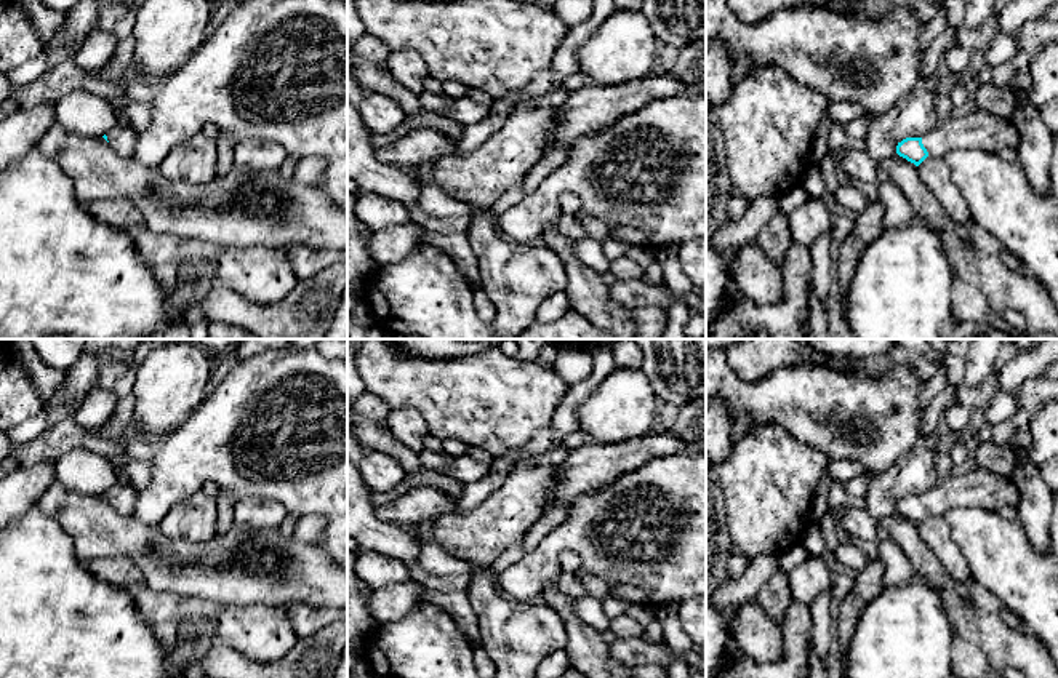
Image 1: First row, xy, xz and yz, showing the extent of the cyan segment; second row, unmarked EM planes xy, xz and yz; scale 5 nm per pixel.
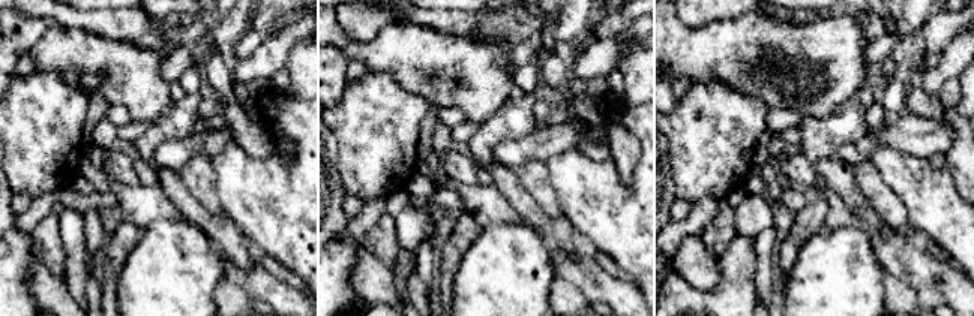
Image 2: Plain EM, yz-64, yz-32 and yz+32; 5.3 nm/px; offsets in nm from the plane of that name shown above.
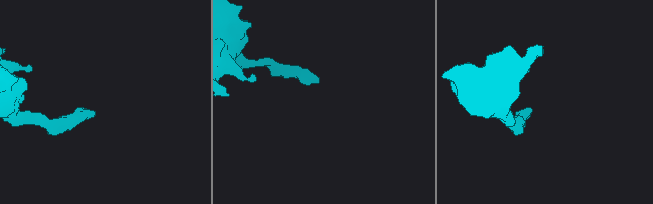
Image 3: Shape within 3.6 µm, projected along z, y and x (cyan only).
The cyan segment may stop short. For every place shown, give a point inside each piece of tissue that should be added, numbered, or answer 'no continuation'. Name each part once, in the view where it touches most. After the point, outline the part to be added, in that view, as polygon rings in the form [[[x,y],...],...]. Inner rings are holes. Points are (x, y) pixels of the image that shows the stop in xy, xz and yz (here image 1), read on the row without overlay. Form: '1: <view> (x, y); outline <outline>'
1: yz (981, 488); outline [[[981,467],[960,477],[948,477],[938,481],[933,488],[922,494],[922,502],[928,510],[928,515],[943,515],[952,507],[981,507],[988,510],[997,510],[1000,505],[1018,505],[1020,491],[1012,477],[1000,477]]]

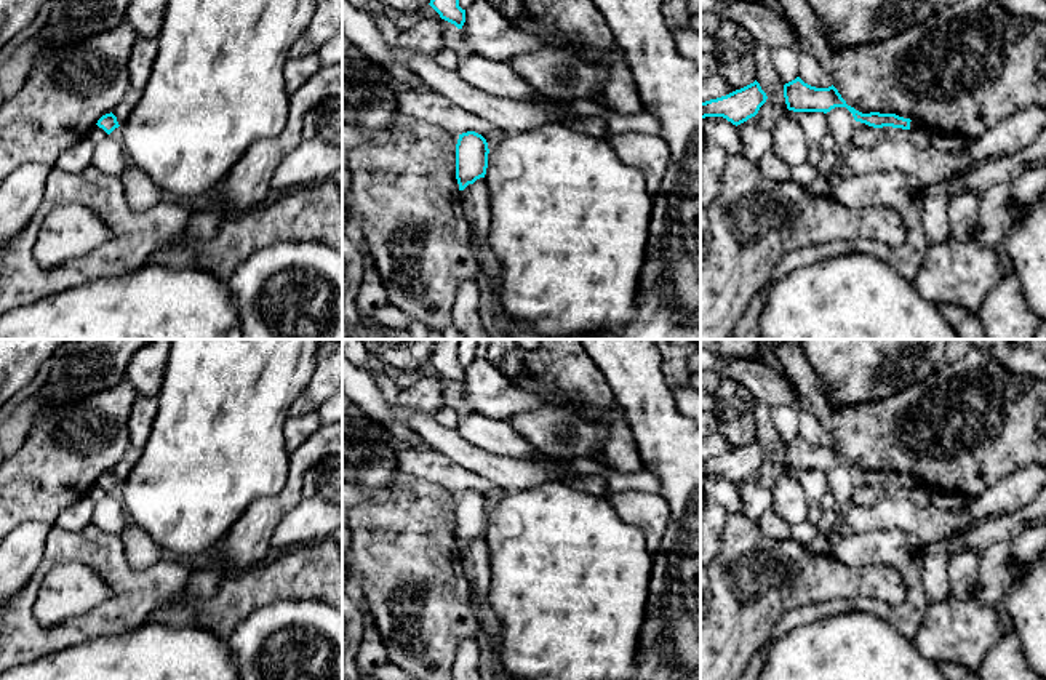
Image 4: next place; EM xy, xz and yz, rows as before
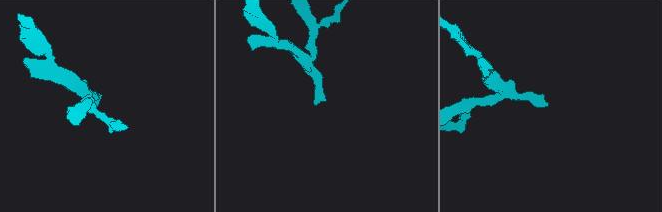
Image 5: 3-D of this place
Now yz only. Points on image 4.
no continuation

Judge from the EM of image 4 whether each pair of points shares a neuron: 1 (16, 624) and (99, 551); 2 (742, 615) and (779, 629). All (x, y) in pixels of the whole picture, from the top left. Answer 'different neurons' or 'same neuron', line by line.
1: same neuron
2: different neurons

